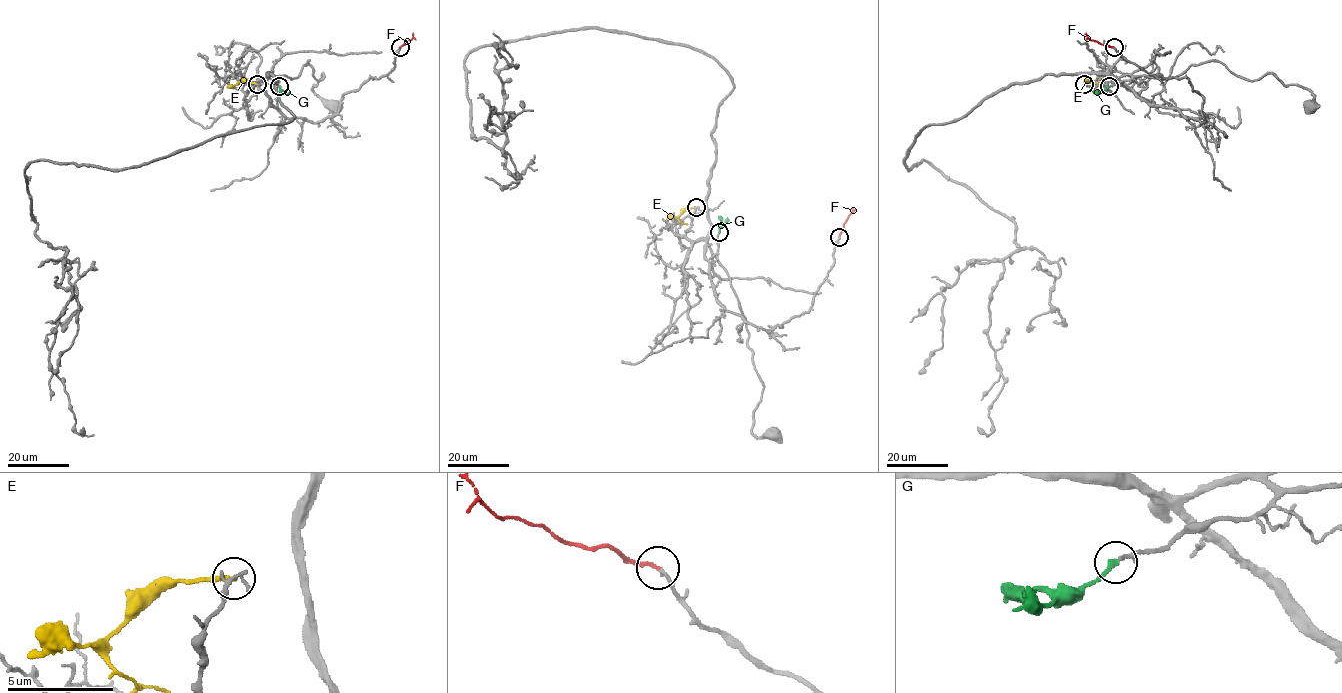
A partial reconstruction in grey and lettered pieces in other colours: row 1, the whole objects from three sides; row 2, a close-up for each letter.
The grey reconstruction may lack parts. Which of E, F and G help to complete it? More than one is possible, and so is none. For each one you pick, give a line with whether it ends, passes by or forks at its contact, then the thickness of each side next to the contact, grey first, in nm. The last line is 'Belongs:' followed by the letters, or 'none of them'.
F: It ends there. Thickness 180 nm (grey) against 170 nm
Belongs: F

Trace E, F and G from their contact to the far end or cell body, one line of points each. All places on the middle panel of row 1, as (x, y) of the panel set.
E: (697, 207), (684, 209), (678, 216), (680, 221), (687, 224)
F: (839, 237), (852, 208)
G: (719, 233), (727, 217)

